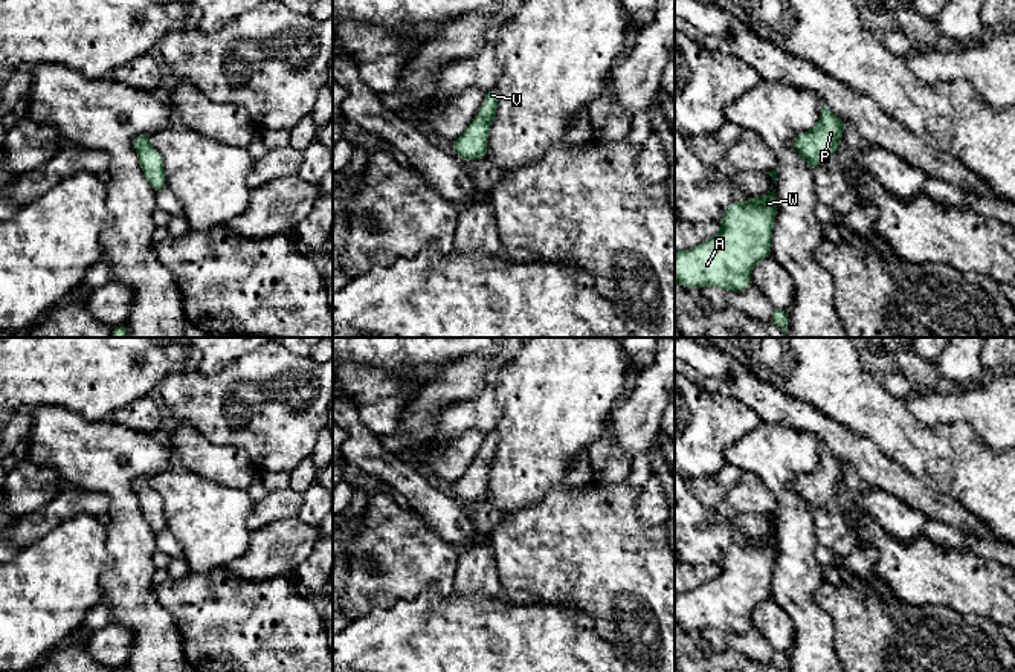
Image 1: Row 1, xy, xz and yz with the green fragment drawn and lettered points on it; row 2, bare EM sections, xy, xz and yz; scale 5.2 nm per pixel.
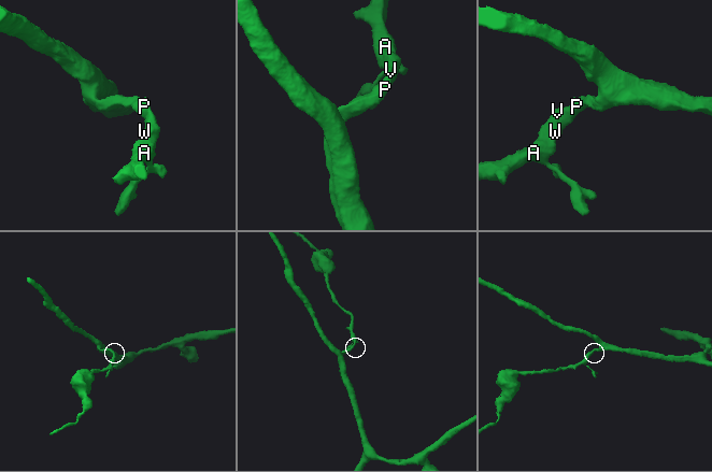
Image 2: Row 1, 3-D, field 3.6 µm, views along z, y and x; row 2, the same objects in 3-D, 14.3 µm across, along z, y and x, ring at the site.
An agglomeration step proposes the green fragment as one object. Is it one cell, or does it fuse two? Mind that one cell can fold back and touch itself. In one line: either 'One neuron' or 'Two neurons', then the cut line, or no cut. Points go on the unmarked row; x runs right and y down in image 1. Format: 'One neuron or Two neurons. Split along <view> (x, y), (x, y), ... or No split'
One neuron. No split

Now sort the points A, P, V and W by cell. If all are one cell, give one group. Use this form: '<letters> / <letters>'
A P V W

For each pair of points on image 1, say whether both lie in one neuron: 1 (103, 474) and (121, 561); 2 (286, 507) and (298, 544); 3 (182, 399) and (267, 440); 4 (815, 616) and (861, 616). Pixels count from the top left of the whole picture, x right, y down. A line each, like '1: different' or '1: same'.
1: same
2: different
3: same
4: different

